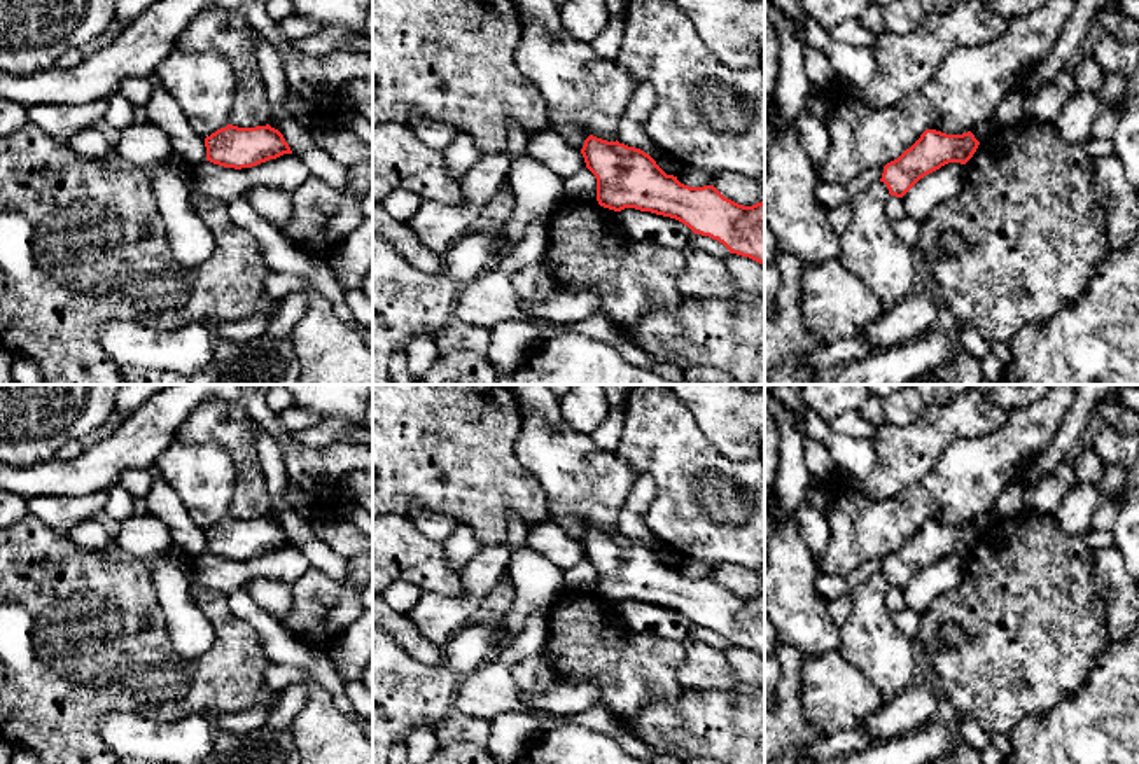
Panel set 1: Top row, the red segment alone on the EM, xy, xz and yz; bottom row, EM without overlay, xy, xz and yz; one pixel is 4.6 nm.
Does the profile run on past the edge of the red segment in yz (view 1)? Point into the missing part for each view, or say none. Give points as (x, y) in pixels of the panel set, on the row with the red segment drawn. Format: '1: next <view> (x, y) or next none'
1: next none

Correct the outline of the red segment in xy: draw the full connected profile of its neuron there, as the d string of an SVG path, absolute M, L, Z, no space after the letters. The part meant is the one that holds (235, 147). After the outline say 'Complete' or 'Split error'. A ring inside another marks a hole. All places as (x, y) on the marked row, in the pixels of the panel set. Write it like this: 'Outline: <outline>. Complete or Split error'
Outline: M227 124L205 138L206 161L224 168L252 168L283 154L292 154L283 135L266 126L238 128Z. Complete

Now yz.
Outline: M926 129L920 138L898 159L884 166L880 182L891 196L903 198L920 178L948 163L966 164L976 152L980 142L971 131L947 135Z. Complete

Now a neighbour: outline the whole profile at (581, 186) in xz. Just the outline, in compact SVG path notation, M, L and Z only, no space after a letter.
M583 168L581 171L569 178L563 178L562 189L565 199L572 201L597 199L597 178L588 168Z

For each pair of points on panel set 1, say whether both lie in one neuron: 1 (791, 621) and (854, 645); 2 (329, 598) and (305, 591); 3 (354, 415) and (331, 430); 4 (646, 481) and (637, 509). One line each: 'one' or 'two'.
1: two
2: one
3: two
4: one

